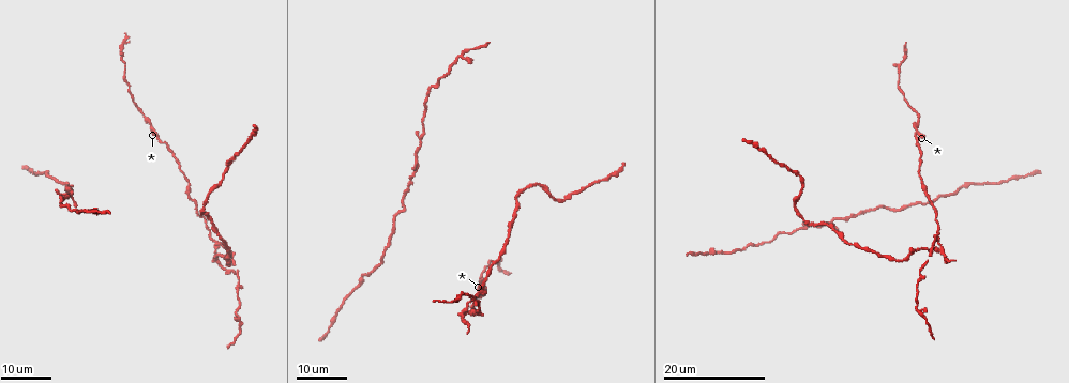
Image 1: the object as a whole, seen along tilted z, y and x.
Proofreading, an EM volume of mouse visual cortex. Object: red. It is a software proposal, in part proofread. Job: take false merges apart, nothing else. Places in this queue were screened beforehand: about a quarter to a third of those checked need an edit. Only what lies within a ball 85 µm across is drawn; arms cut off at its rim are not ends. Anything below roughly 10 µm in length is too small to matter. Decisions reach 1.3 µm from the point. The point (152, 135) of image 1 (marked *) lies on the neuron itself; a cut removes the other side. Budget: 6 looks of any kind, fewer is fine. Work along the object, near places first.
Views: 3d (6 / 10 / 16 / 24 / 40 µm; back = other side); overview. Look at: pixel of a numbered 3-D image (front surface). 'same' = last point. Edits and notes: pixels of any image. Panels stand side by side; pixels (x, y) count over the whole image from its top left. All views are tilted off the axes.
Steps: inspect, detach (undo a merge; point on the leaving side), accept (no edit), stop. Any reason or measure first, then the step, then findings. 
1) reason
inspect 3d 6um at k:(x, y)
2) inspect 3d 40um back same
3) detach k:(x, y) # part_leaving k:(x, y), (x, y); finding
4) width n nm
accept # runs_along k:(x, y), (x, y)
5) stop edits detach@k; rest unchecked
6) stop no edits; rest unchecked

side arm on a straight run
inspect 3d 24um at 1:(154, 131)

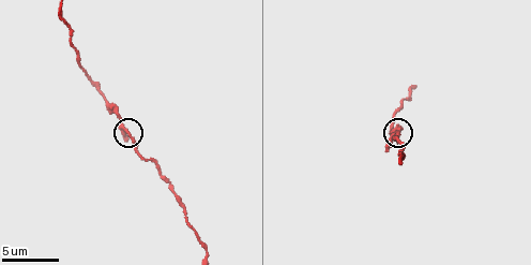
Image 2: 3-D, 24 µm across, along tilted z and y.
inspect 3d 10um at 2:(125, 132)

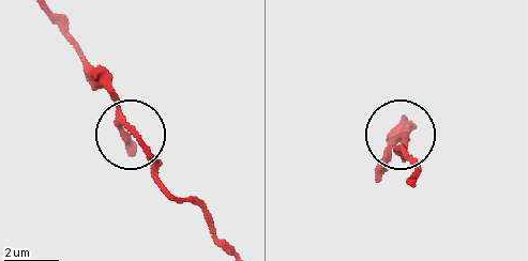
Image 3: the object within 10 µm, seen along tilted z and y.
accept # one neuron here

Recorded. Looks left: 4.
inspect 3d 16um at 1:(917, 203)

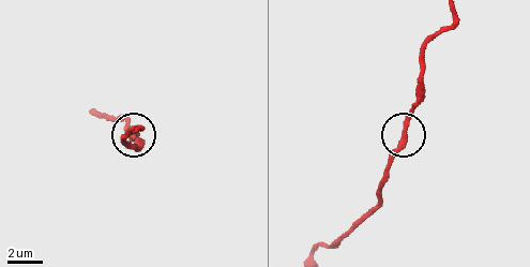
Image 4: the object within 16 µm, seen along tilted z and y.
inspect 3d 10um at 4:(401, 141)

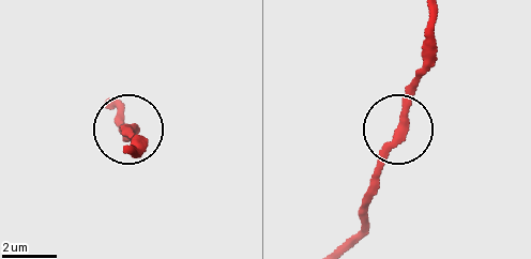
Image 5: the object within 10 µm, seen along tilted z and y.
zoom in
inspect 3d 6um at 5:(399, 133)

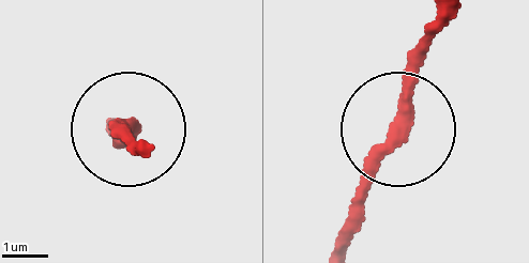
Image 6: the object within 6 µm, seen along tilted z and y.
accept # continuous, no second neuron

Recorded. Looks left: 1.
stop no edits; rest unchecked

